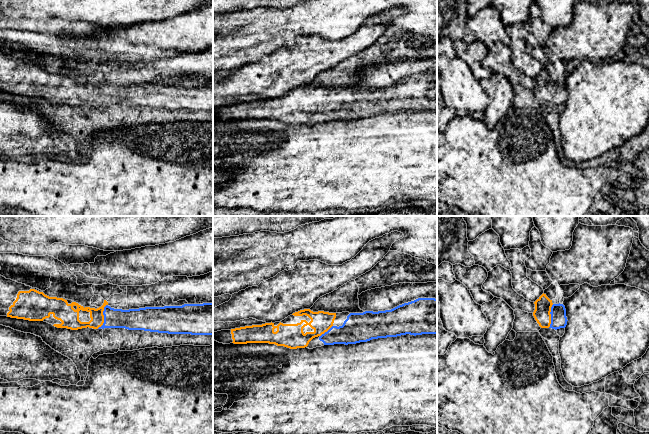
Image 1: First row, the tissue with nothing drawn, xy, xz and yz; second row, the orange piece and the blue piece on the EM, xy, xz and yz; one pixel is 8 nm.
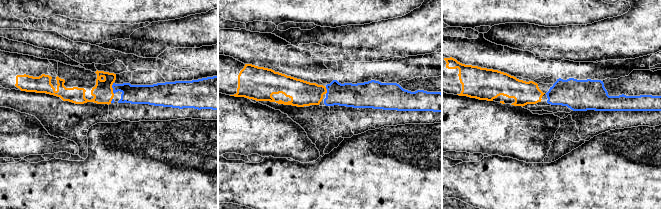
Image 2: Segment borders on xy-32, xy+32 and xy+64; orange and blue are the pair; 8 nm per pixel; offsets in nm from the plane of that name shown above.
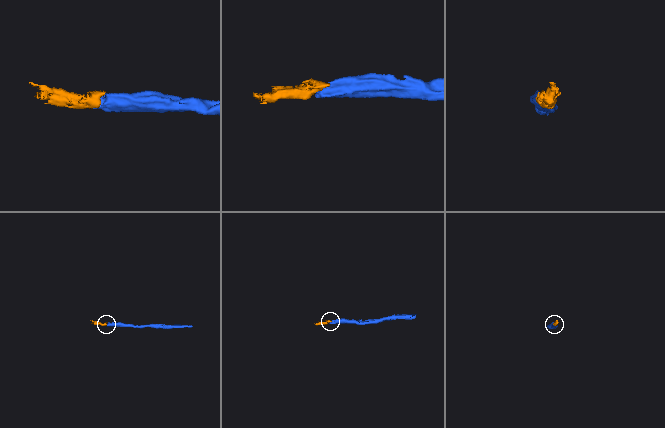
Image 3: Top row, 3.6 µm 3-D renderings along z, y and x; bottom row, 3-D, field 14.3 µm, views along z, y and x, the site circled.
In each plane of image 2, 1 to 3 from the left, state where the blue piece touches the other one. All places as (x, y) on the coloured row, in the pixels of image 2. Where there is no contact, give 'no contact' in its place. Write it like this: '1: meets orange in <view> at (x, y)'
1: meets orange in xy-32 at (112, 88)
2: meets orange in xy+32 at (326, 90)
3: no contact

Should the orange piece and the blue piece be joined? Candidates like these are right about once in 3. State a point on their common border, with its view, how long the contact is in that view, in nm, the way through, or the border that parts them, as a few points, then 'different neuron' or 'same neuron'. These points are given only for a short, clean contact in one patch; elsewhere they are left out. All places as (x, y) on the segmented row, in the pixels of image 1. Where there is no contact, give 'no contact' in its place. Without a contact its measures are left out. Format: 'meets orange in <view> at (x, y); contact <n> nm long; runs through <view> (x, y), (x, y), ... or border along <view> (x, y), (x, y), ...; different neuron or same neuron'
meets orange in xy at (103, 317); contact 220 nm long; runs through xy (72, 320), (92, 324), (103, 317), (133, 319); same neuron

